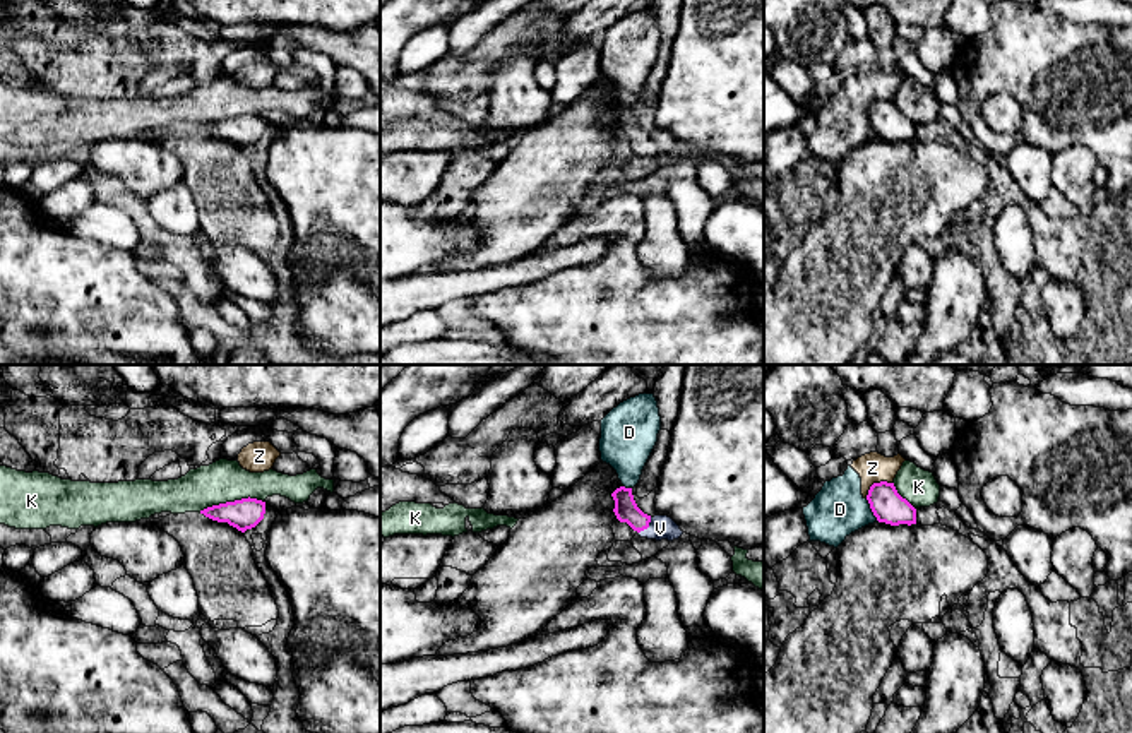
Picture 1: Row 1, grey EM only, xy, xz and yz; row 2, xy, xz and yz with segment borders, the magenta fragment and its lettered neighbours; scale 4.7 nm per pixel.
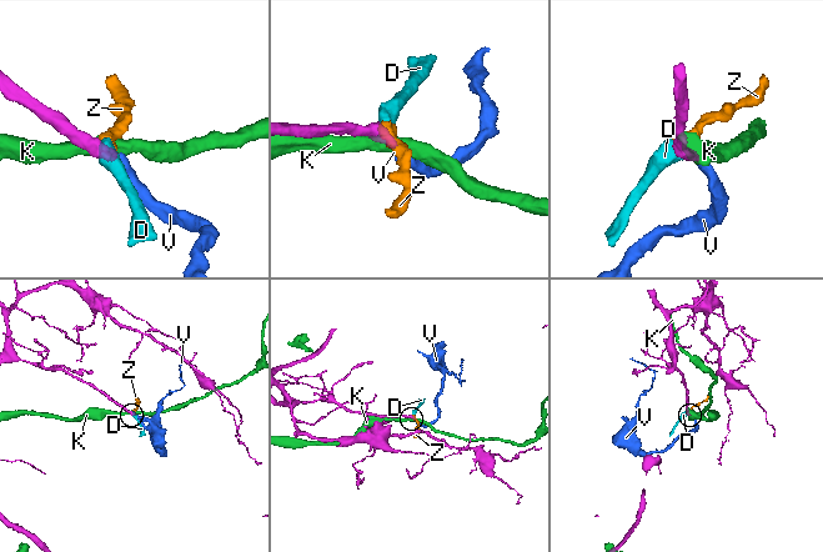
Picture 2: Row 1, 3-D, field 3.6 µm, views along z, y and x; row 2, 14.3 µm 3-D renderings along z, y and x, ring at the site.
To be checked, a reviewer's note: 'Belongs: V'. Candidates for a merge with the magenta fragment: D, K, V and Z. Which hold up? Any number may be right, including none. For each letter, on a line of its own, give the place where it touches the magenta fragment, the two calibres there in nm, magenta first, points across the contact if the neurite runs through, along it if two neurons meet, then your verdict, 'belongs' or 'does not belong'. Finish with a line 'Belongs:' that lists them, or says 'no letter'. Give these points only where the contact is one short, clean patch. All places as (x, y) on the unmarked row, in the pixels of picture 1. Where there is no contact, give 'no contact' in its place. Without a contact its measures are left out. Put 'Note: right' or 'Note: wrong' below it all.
D: yz (872, 127) | 160/260 nm | along yz (865, 115), (879, 137) | does not belong
K: xy (230, 119) | 150/200 nm | does not belong
V: xz (646, 144) | 110/110 nm | across xz (625, 125), (646, 144), (660, 144) | belongs
Z: yz (875, 100) | 160/140 nm | along yz (891, 98), (875, 98), (865, 113) | does not belong
Belongs: V
Note: right

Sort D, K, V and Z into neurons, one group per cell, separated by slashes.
D Z / K / V

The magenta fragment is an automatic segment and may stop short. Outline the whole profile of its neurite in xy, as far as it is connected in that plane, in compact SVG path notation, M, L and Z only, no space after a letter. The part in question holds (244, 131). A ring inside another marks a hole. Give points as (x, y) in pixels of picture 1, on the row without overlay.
M248 113L207 123L200 127L200 130L217 139L228 139L229 142L245 149L247 146L255 144L264 135L265 118Z

